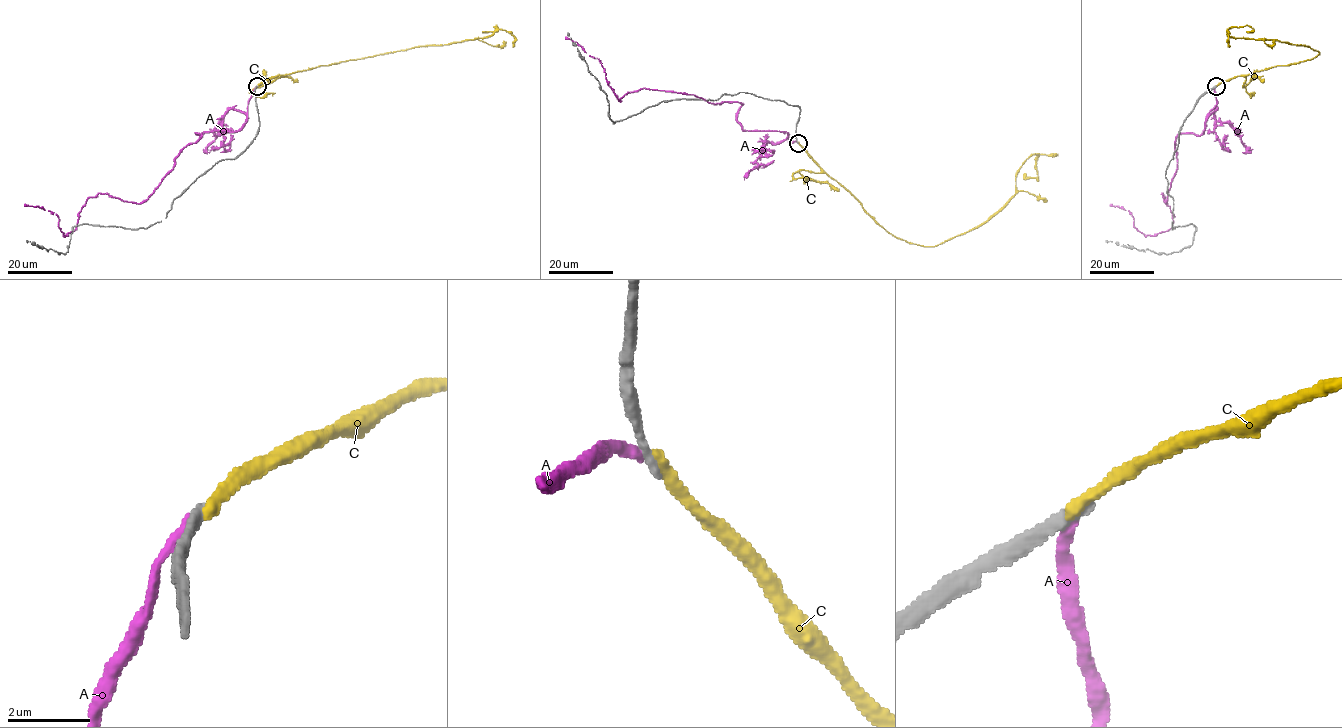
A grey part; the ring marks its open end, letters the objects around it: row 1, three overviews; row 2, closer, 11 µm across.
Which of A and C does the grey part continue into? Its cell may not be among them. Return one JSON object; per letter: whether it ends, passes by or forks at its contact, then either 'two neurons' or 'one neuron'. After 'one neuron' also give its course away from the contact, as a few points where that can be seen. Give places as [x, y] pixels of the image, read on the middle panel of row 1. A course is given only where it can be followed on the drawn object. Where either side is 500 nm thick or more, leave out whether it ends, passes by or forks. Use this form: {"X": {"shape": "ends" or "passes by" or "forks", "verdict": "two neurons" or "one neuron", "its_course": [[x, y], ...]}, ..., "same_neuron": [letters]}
{"A": {"shape": "ends", "verdict": "two neurons"}, "C": {"shape": "ends", "verdict": "two neurons"}, "same_neuron": []}

